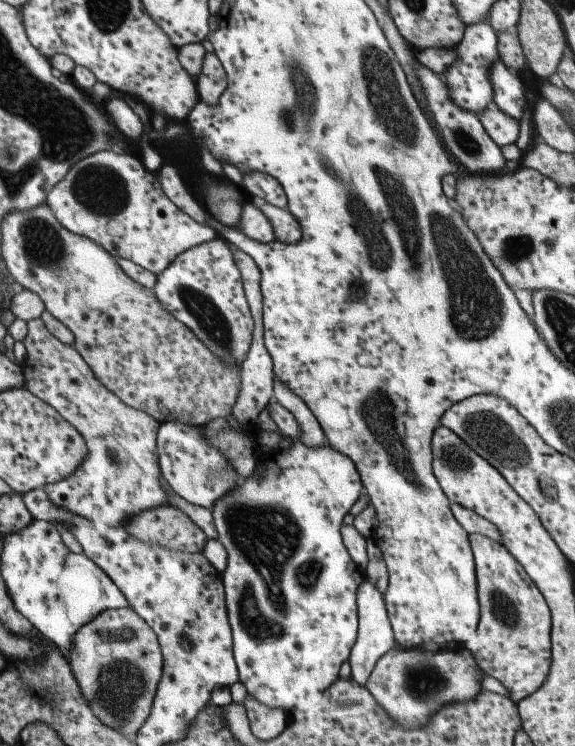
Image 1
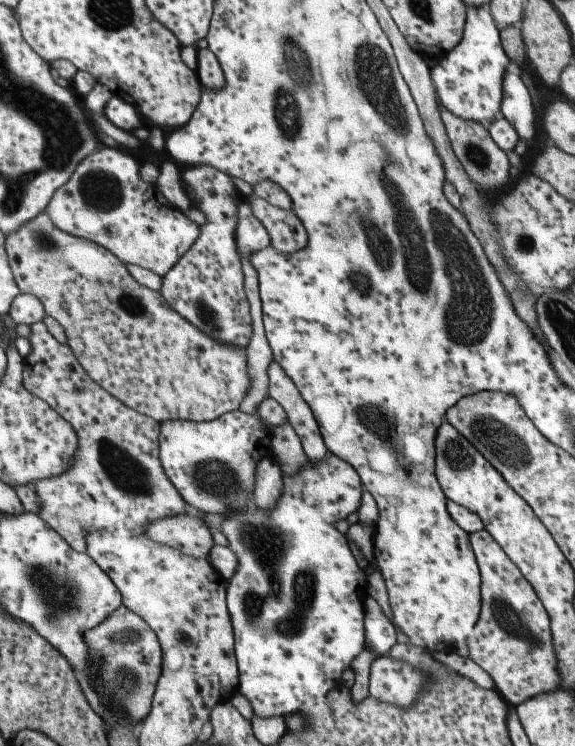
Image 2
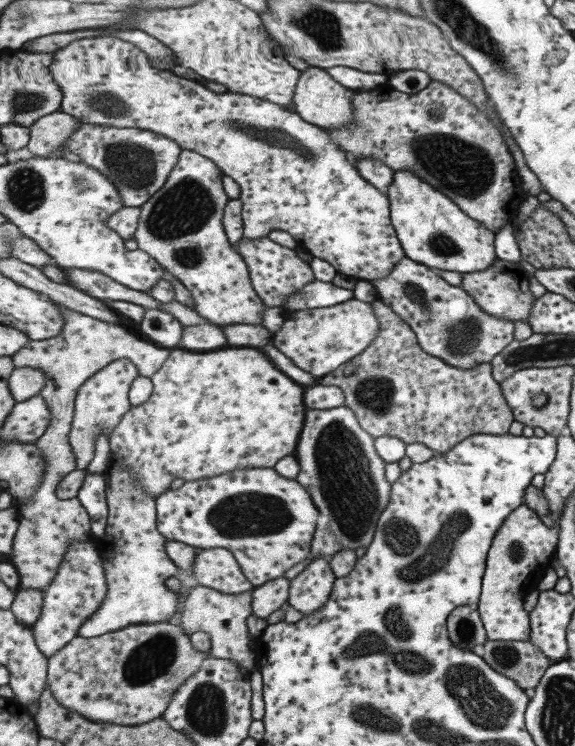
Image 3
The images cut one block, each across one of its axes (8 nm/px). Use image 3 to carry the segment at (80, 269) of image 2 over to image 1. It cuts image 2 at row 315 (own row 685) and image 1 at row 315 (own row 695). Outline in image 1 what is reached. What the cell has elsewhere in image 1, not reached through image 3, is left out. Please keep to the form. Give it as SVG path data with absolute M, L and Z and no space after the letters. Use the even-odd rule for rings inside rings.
M48 203L41 204L33 210L27 210L27 212L11 212L7 214L3 221L1 221L3 236L1 238L1 252L3 252L3 258L7 262L7 267L11 276L14 277L18 287L31 290L31 292L37 292L43 302L45 302L47 309L51 311L53 316L56 316L71 328L71 332L75 334L74 347L81 352L81 356L87 360L89 366L93 369L97 378L109 387L129 406L143 410L156 418L160 423L166 421L179 421L184 424L190 424L191 426L202 426L203 424L209 424L211 420L217 420L217 418L223 416L229 416L233 410L237 398L241 392L242 386L242 370L239 366L227 366L225 362L221 362L199 338L197 334L191 330L188 326L185 326L184 322L177 320L173 316L172 312L169 312L167 308L159 302L157 295L153 292L153 289L143 286L140 282L135 282L124 270L121 268L119 259L114 257L108 250L105 250L104 246L100 243L96 243L93 239L87 238L87 236L81 236L71 230L67 230L65 226L57 220L57 216Z

